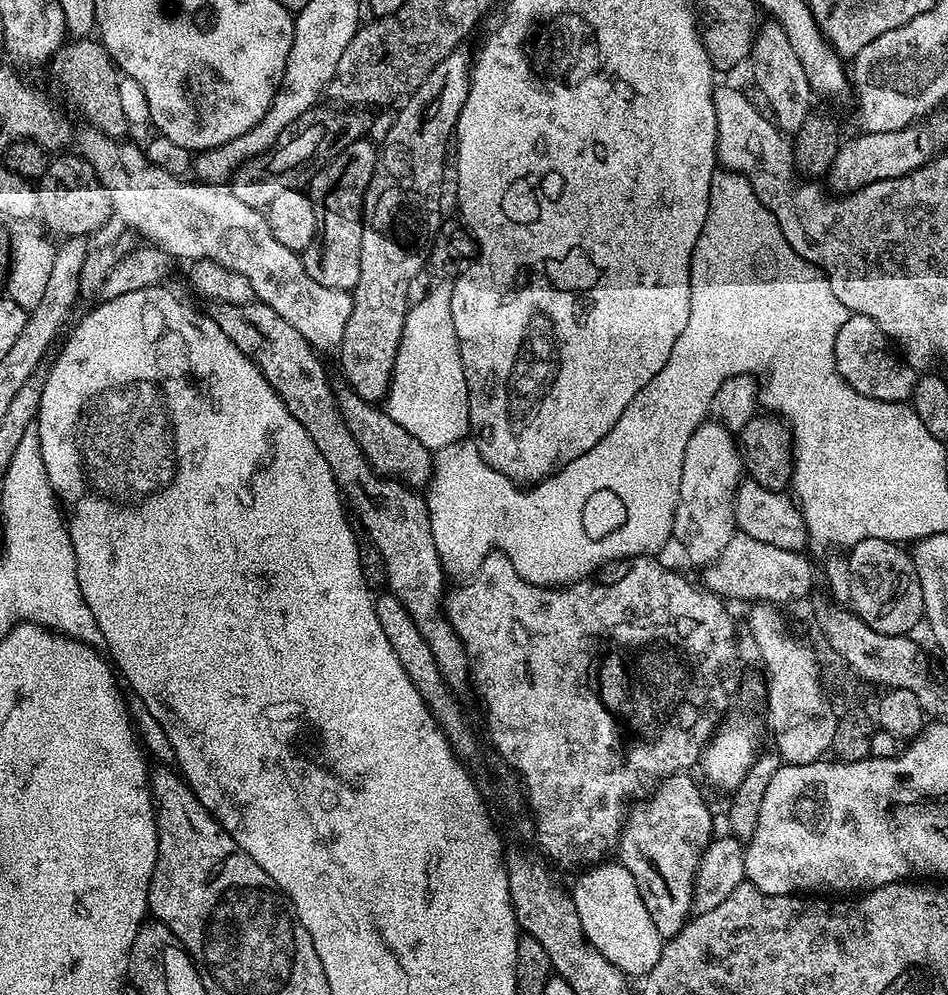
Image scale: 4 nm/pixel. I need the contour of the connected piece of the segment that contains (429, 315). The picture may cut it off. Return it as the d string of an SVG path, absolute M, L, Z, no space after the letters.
M446 278L433 283L425 298L409 307L395 358L395 372L384 400L385 411L394 422L433 450L456 444L471 431L469 387L451 311L452 285Z

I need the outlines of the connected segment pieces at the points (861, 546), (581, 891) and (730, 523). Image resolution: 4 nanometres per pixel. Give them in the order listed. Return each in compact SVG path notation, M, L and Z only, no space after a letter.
M870 538L852 545L847 553L850 566L850 608L866 626L878 634L902 636L911 633L912 624L921 623L924 615L922 586L914 562L899 543Z
M607 860L585 869L579 876L575 886L572 886L572 893L588 940L625 975L643 977L661 957L664 938L651 921L634 876L616 860Z
M719 422L708 423L701 423L690 434L690 442L686 442L686 450L680 457L682 482L678 486L678 506L672 527L675 543L684 547L690 563L699 566L712 564L737 535L734 502L736 487L745 475L737 437Z

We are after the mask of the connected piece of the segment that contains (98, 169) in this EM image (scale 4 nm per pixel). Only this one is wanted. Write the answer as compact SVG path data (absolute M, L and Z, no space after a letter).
M92 126L85 129L80 136L79 155L90 162L94 174L98 174L102 186L106 186L117 221L120 219L122 223L141 232L149 245L161 248L172 258L181 256L185 262L213 260L232 272L242 274L250 282L253 297L259 303L270 306L270 310L282 314L282 318L286 318L286 322L290 322L290 326L294 326L294 330L298 330L298 334L302 334L302 338L306 338L308 345L316 349L317 353L325 354L331 348L332 351L339 349L346 322L350 322L351 292L334 290L330 286L322 286L322 282L314 282L314 278L306 274L303 259L294 250L286 250L286 246L282 246L282 242L270 234L267 215L261 209L246 206L242 198L232 193L231 187L202 184L168 173L148 160L140 144L127 144L127 139L110 137Z

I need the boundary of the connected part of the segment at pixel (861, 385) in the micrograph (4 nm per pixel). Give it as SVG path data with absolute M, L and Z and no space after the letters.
M851 313L835 339L835 362L839 374L852 389L876 401L905 403L912 396L917 371L894 350L891 341L872 318Z

